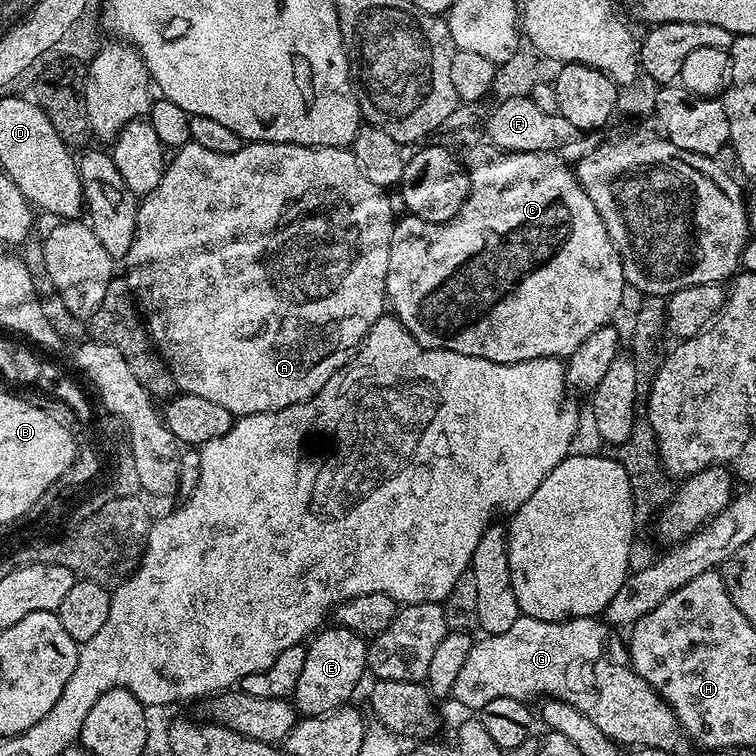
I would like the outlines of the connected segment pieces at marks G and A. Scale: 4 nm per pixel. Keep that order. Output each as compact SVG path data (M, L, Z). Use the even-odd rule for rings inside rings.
M522 614L518 618L518 622L514 622L514 626L510 626L510 630L506 630L497 636L485 635L480 638L484 640L477 639L473 643L470 655L466 658L466 663L462 666L462 671L458 673L458 682L454 682L452 687L452 696L458 703L465 704L466 707L473 708L473 710L484 708L486 702L494 702L494 698L514 698L522 701L527 701L529 699L528 696L555 698L574 706L578 710L582 710L582 714L586 714L586 718L590 718L590 722L594 722L594 726L598 726L598 730L602 730L602 734L606 734L611 740L615 740L617 745L625 746L624 744L628 744L627 746L635 746L637 748L657 748L658 750L666 750L670 754L686 751L687 748L690 748L690 741L685 736L684 728L678 722L674 710L633 670L632 663L628 657L627 643L622 639L622 636L620 640L620 636L616 632L619 631L613 625L595 616L579 616L573 620L539 620Z
M189 142L175 149L173 156L176 157L173 160L171 157L167 161L164 173L162 174L162 182L158 182L155 190L149 196L145 196L139 201L140 209L138 210L138 218L136 219L134 242L130 246L126 257L126 265L128 264L126 279L142 313L142 319L148 329L148 335L152 337L152 343L155 344L157 352L167 362L168 369L174 374L174 382L177 389L180 392L198 394L198 398L206 398L208 401L216 403L217 406L223 406L226 410L230 410L230 414L234 418L258 414L259 412L277 412L286 406L294 406L295 404L302 403L303 400L314 398L314 394L318 394L318 390L322 390L322 386L326 386L326 382L330 382L330 378L334 378L336 371L342 366L346 366L346 362L350 362L350 358L355 354L356 349L364 343L364 335L368 333L370 326L374 326L374 322L378 322L378 318L385 315L386 278L388 277L390 238L392 237L392 225L394 223L392 204L388 201L389 193L385 189L374 186L374 182L370 182L370 178L366 178L362 166L358 166L356 155L348 148L311 148L310 146L302 146L301 144L262 144L259 142L248 142L234 154L214 154L214 150L206 150L203 146Z

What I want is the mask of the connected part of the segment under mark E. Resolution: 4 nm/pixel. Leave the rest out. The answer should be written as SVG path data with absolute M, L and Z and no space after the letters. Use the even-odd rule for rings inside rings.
M331 627L317 631L307 641L306 663L298 678L298 686L291 695L301 717L321 716L335 708L345 707L351 701L348 699L355 694L360 679L368 672L369 641L349 628Z

